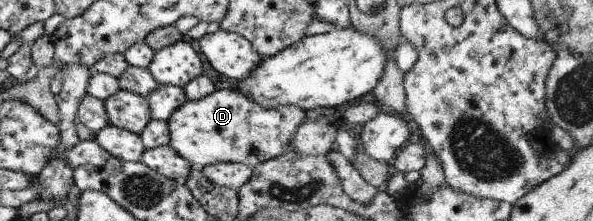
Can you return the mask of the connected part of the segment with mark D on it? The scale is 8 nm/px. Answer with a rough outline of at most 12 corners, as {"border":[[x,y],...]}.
{"border":[[234,89],[186,100],[168,144],[201,170],[290,151],[296,106],[260,108]]}

